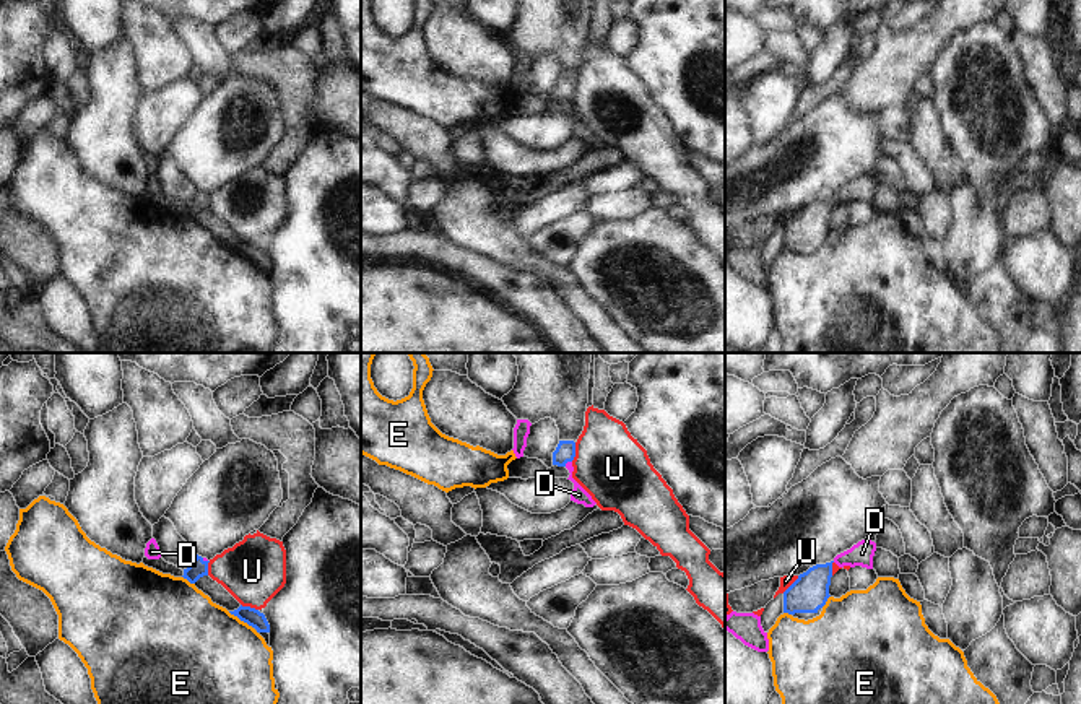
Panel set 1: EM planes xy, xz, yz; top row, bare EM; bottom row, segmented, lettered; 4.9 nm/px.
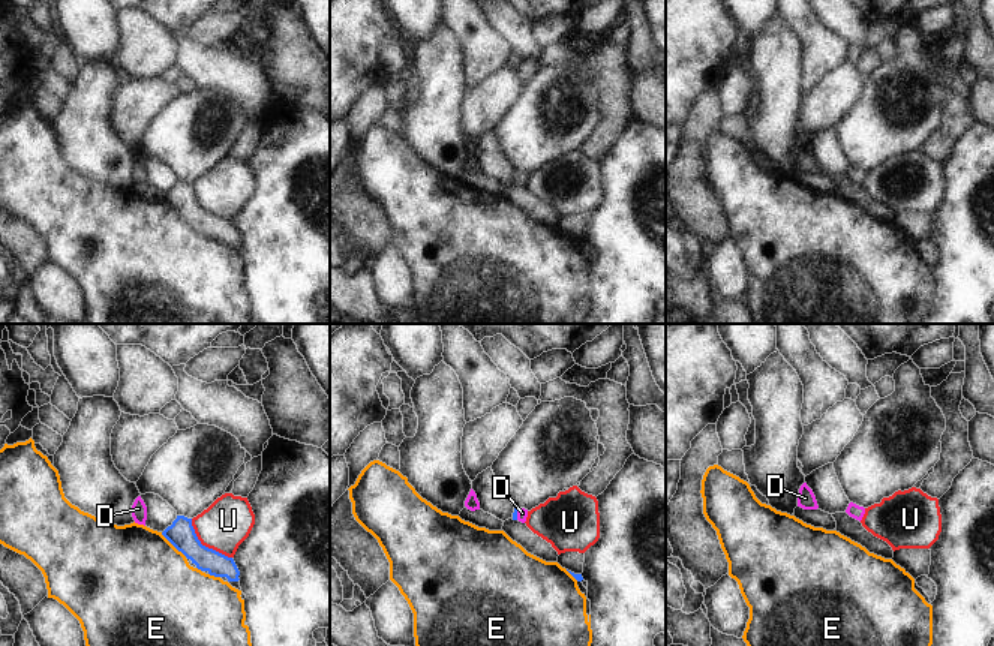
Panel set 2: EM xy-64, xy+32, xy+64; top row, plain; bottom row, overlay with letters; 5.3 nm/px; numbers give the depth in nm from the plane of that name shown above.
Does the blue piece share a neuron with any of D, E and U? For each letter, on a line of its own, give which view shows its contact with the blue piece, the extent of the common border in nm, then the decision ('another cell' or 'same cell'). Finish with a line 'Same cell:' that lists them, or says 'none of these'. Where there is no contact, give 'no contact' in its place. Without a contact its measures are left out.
D: xz | 50 nm | same cell
E: xy | 150 nm | another cell
U: xz | 100 nm | another cell
Same cell: D

